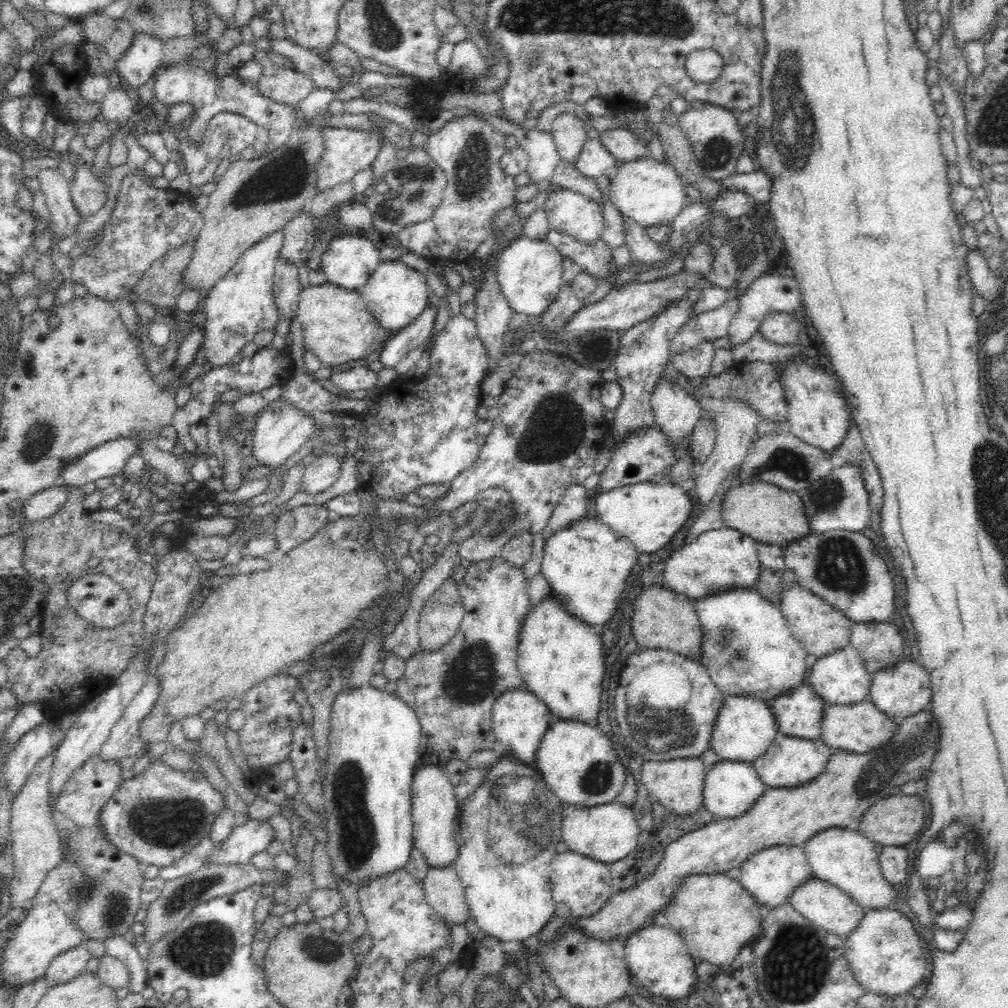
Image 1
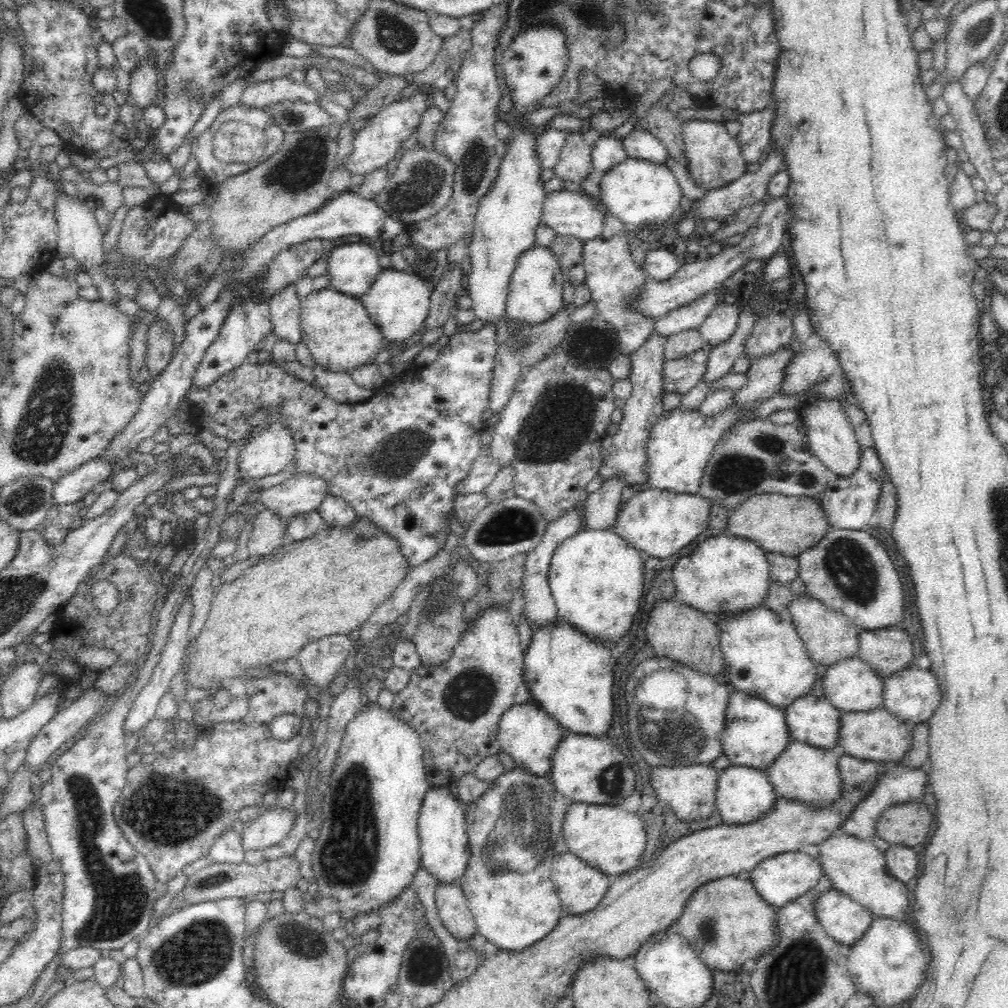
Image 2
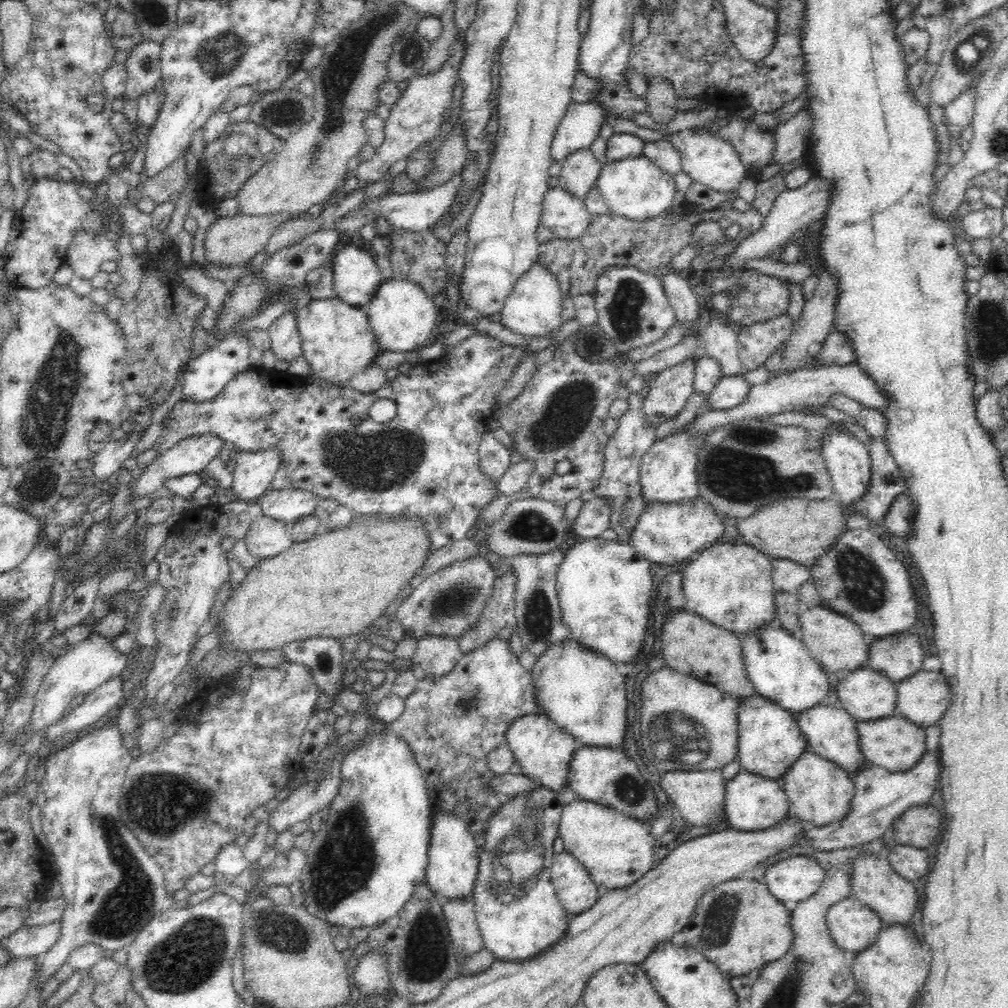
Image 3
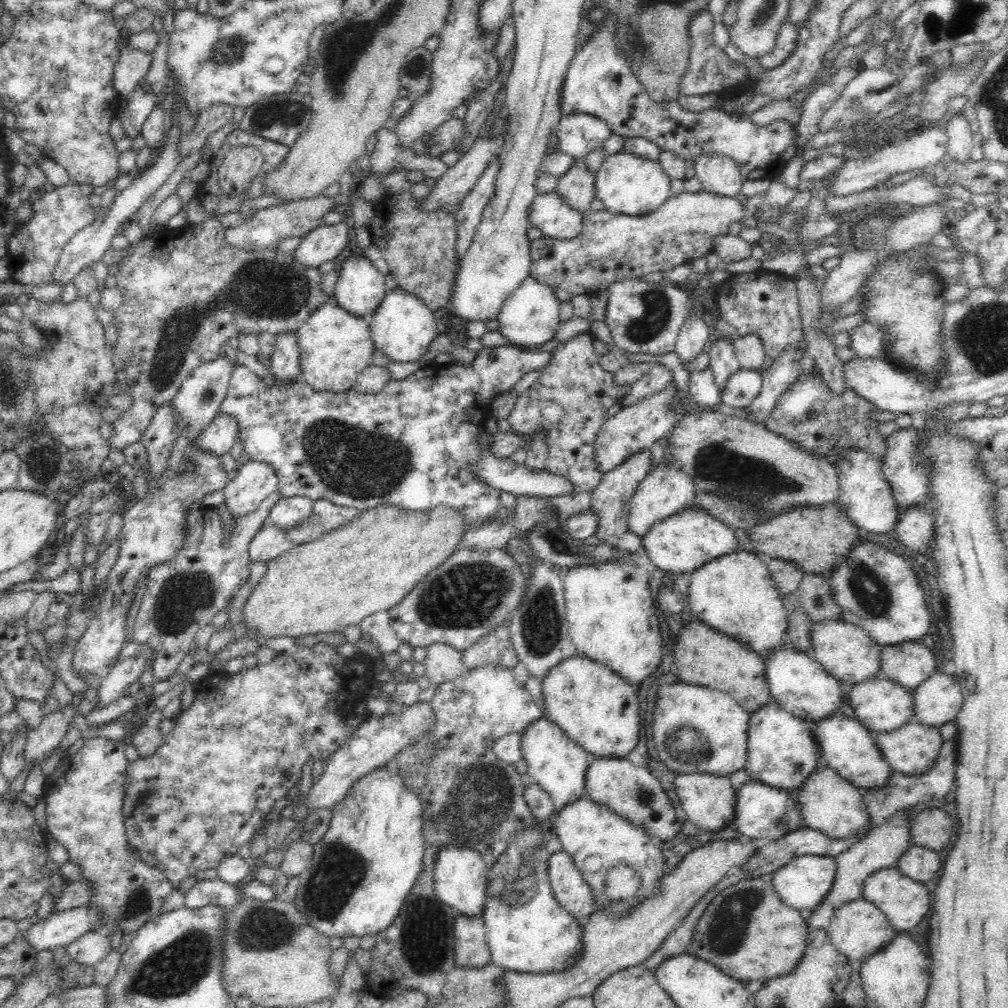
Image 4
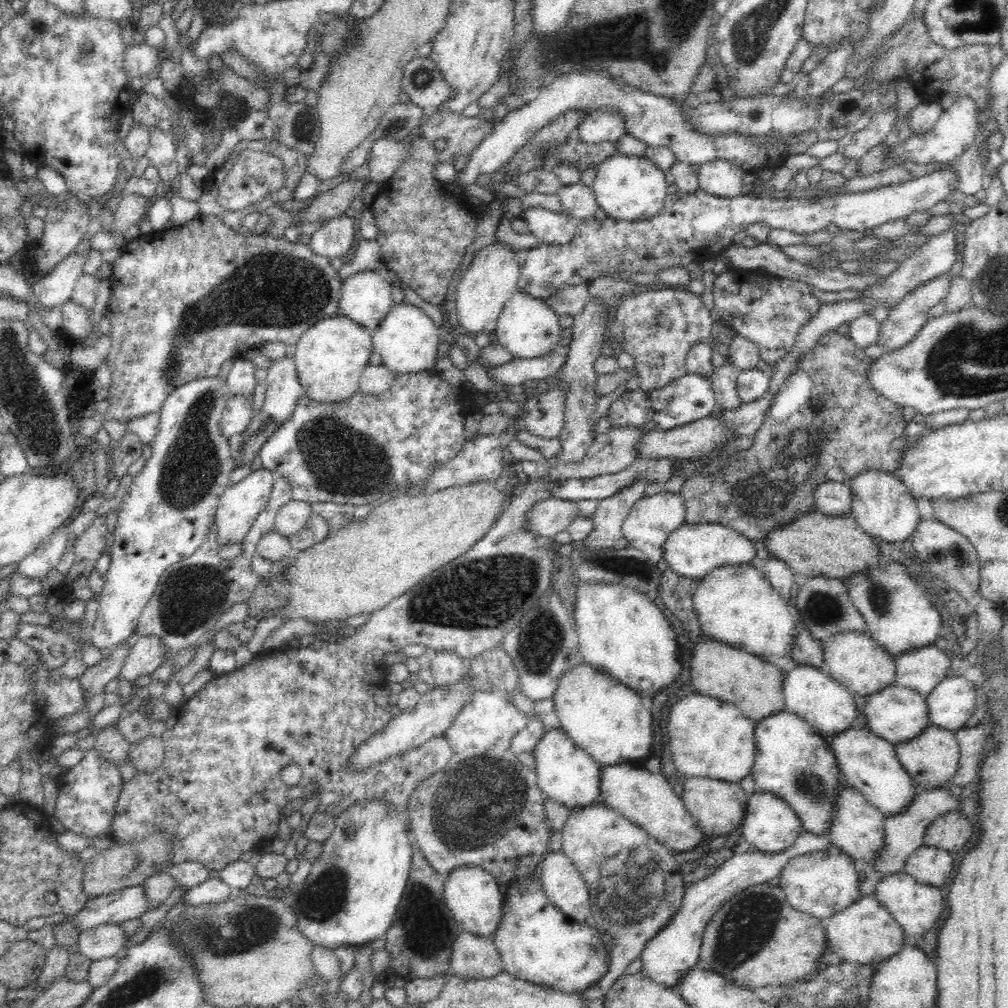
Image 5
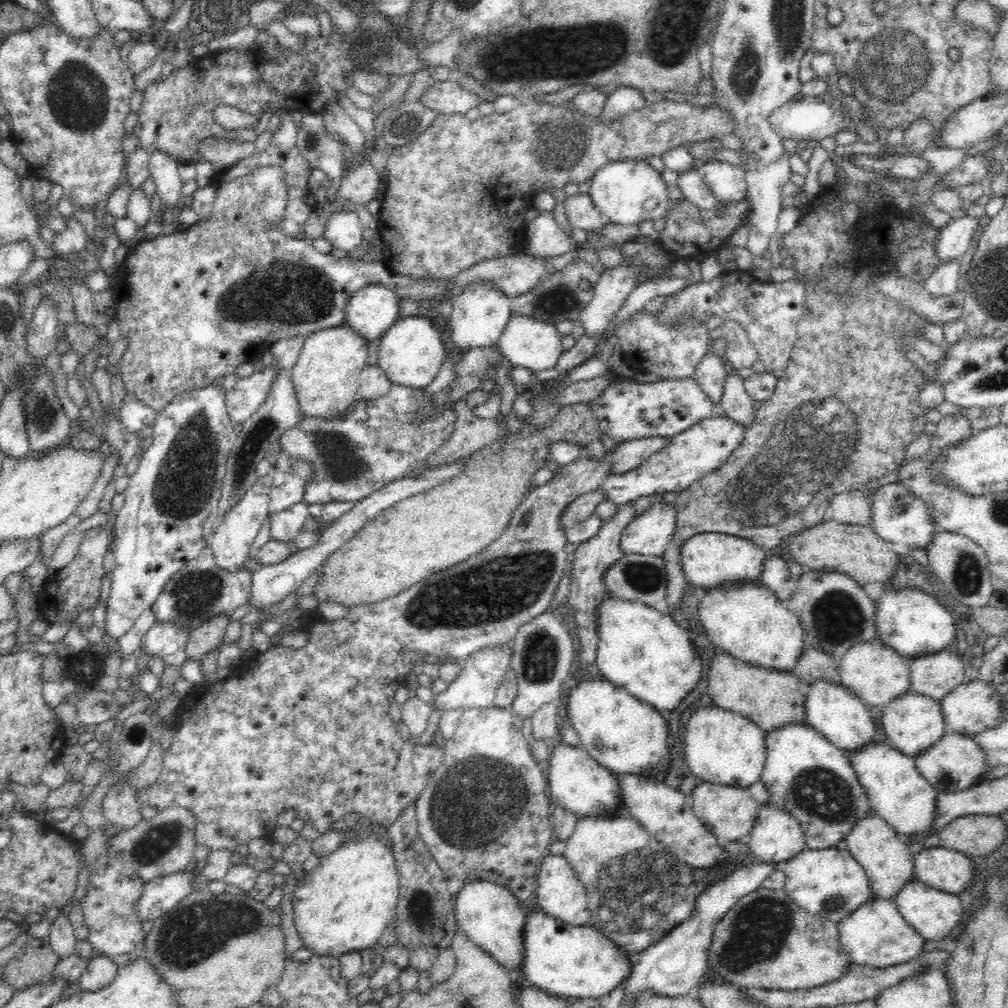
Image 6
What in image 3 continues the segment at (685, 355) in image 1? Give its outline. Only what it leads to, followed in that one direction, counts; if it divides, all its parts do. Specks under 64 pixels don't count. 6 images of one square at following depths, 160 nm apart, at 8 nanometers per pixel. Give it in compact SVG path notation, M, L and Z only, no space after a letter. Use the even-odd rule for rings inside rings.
M686 358L662 370L652 382L650 394L644 398L646 423L657 428L670 416L677 416L694 391L696 360Z

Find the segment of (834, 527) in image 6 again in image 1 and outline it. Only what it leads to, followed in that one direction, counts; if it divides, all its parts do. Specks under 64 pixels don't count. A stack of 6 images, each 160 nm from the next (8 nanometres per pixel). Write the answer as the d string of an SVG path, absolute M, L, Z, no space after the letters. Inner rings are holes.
M758 480L757 482L740 482L724 492L722 500L722 519L726 527L739 530L758 542L788 546L792 540L809 535L807 515L800 495L792 490Z

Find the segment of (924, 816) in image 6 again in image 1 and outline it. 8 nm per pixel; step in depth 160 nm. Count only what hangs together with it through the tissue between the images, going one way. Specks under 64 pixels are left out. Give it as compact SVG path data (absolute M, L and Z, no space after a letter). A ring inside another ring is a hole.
M801 681L798 686L778 694L768 705L780 732L806 740L819 738L820 718L826 704L806 682Z

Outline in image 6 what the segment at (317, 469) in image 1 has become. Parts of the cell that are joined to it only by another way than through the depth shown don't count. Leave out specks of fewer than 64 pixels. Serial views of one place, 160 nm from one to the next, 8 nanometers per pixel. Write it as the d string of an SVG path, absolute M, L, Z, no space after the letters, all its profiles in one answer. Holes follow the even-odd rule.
M304 501L286 507L286 510L271 516L270 536L282 542L291 543L309 517L307 503Z

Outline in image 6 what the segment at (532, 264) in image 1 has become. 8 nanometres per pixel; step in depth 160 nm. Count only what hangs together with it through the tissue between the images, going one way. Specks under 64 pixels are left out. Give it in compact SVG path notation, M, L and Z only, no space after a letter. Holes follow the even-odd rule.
M511 312L496 345L501 354L504 354L505 358L510 360L514 367L523 366L530 370L546 370L546 368L552 368L562 354L560 340L562 340L562 336L557 331L556 324Z

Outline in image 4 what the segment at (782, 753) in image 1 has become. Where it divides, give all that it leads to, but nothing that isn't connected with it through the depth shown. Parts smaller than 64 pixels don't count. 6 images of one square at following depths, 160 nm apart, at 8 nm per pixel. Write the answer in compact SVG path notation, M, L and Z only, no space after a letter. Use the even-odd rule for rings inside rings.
M816 766L804 782L796 788L793 795L799 808L801 822L804 826L821 830L830 838L848 838L858 836L868 826L868 811L862 801L863 790L842 778L834 769Z

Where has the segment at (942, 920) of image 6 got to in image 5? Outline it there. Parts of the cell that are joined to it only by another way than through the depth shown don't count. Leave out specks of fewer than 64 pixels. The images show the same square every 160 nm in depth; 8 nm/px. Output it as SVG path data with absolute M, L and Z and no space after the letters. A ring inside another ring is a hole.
M903 871L882 878L874 888L874 896L902 928L908 941L916 941L931 928L936 929L936 926L940 928L942 913L945 912L947 906L940 888L917 882Z

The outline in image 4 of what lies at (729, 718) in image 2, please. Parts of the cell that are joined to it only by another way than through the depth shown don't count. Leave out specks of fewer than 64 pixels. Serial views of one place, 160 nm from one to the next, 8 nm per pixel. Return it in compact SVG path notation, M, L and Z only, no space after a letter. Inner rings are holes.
M773 700L750 712L745 769L749 778L796 793L804 778L819 766L820 745L814 739L809 721L784 710Z

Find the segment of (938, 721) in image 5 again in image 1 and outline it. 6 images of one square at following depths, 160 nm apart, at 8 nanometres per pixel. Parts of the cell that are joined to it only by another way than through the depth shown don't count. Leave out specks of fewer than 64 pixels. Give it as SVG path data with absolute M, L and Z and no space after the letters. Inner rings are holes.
M907 658L889 668L871 674L868 700L871 700L879 711L898 719L916 714L928 706L932 698L930 675L912 658Z

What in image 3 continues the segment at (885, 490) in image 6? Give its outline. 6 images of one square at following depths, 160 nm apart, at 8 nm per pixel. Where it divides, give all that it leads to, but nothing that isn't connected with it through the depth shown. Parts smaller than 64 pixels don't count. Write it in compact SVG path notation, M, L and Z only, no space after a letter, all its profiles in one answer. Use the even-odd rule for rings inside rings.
M834 424L827 427L823 432L822 444L817 444L821 450L821 456L824 458L824 465L830 473L833 489L840 496L843 509L848 509L854 500L858 500L866 488L868 488L868 480L870 480L869 453L866 444L861 442L854 434L852 434L843 425Z

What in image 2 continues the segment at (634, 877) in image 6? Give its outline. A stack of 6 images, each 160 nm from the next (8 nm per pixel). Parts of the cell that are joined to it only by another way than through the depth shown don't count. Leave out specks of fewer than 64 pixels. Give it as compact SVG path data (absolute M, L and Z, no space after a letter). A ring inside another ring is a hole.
M573 802L566 811L560 831L568 851L576 854L576 857L584 860L588 865L599 869L606 876L612 874L624 876L628 871L634 869L646 846L646 831L644 831L644 824L638 814L634 811L624 812L617 805L589 805L583 802Z

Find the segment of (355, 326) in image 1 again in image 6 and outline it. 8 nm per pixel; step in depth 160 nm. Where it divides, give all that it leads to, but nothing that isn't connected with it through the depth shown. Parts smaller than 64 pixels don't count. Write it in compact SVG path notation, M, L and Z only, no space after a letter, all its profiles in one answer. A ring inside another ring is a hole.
M347 323L306 336L290 374L303 417L337 418L358 400L359 377L368 365L368 343Z

